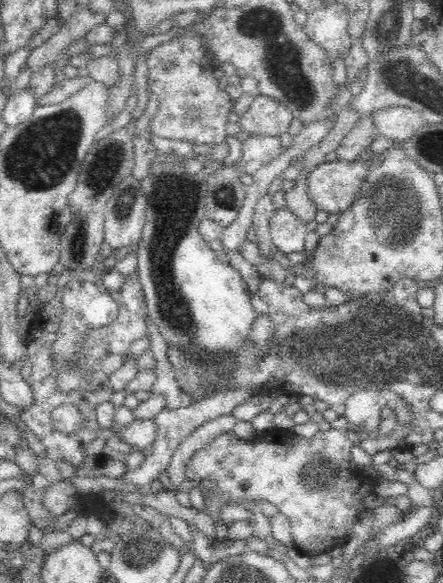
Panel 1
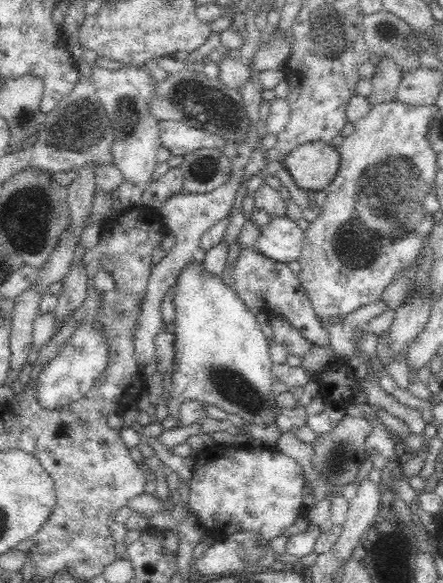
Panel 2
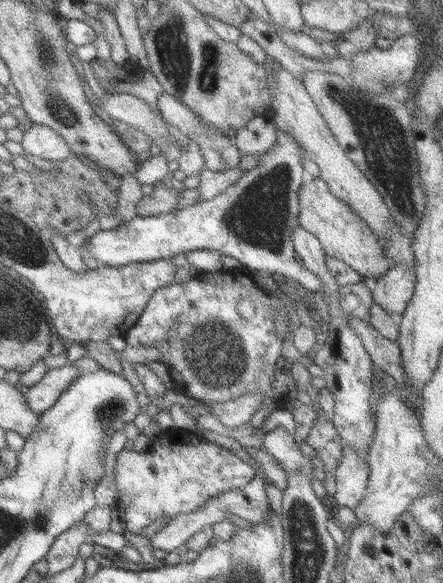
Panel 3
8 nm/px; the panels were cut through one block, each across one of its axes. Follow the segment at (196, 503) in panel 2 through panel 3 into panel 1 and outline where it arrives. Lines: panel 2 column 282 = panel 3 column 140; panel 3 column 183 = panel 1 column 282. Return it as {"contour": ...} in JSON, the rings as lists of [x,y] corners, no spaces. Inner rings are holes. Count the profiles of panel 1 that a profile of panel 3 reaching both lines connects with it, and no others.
{"contour":[[[332,427],[328,431],[318,432],[311,438],[301,437],[296,433],[290,434],[290,432],[278,432],[276,434],[276,444],[270,442],[270,438],[260,438],[260,440],[254,440],[254,442],[248,441],[244,442],[241,438],[238,438],[234,432],[221,434],[214,440],[214,442],[210,442],[210,444],[199,448],[188,461],[187,470],[186,470],[186,478],[188,480],[198,483],[203,478],[210,478],[211,481],[216,481],[219,483],[219,486],[215,491],[208,491],[211,494],[219,494],[218,499],[205,499],[207,507],[211,512],[213,512],[213,517],[218,518],[218,507],[222,503],[228,503],[225,498],[232,499],[253,499],[256,501],[266,500],[271,502],[278,508],[278,512],[282,513],[291,524],[291,544],[297,547],[300,551],[310,556],[319,555],[326,552],[328,549],[334,549],[335,547],[339,548],[344,543],[344,540],[348,538],[350,532],[354,530],[354,526],[362,520],[364,513],[366,510],[370,510],[370,502],[366,502],[366,498],[374,498],[374,495],[378,495],[378,486],[379,482],[375,481],[374,478],[366,478],[364,473],[362,473],[362,468],[354,468],[354,461],[352,458],[352,448],[354,446],[359,446],[360,441],[357,437],[357,434],[348,429],[336,429]]]}

